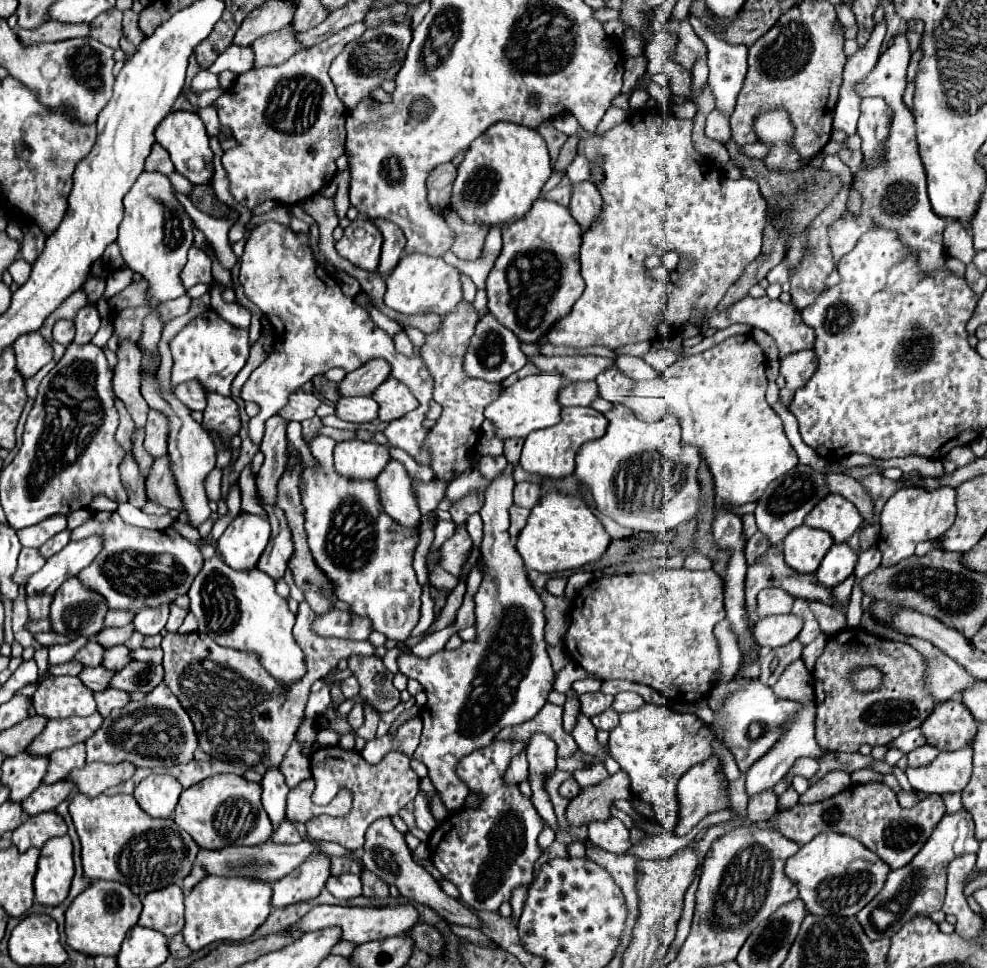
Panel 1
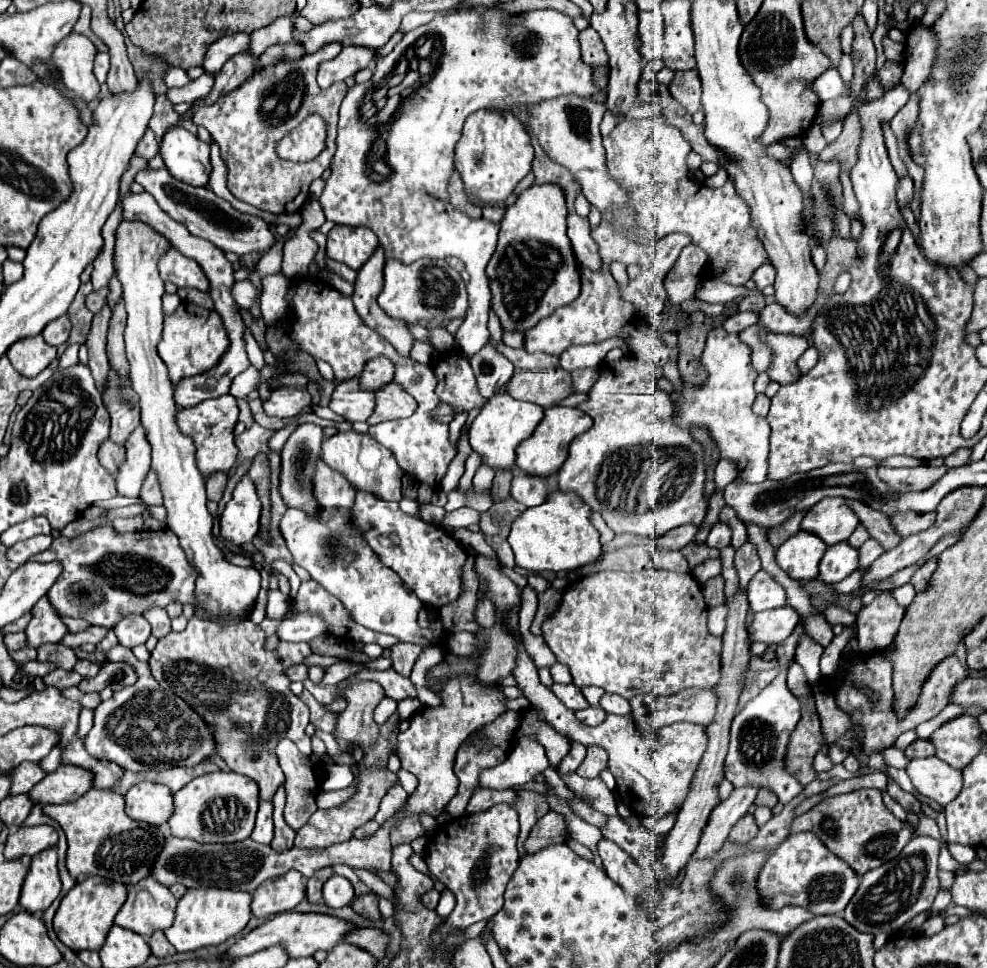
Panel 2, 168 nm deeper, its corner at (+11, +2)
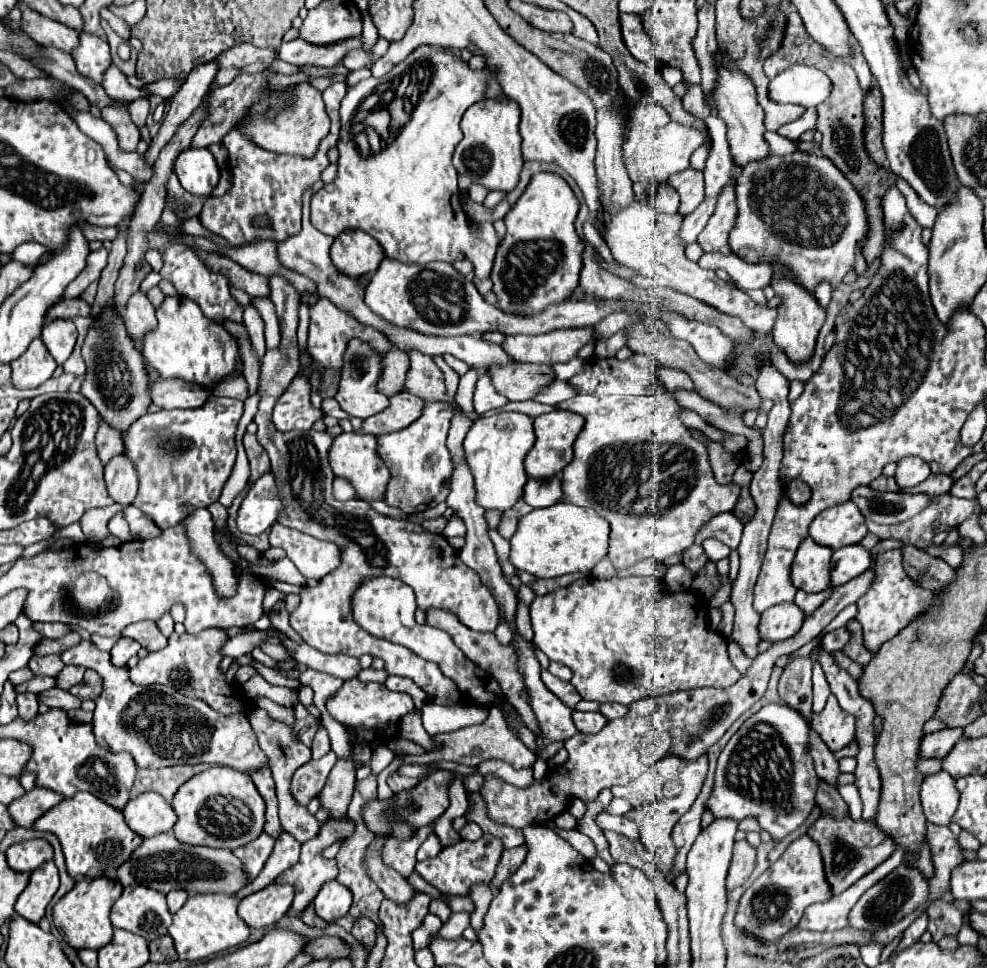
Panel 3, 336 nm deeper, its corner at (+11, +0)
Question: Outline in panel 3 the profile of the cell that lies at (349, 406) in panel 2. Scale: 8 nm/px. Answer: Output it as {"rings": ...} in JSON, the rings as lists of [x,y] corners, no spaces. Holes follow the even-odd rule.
{"rings":[[[354,339],[348,345],[346,355],[344,355],[342,379],[340,379],[340,387],[336,393],[336,401],[340,403],[340,409],[344,409],[350,417],[368,419],[388,407],[388,397],[376,389],[376,381],[380,375],[380,359],[382,359],[382,353],[376,353],[374,349],[370,349],[370,345],[362,341]]]}

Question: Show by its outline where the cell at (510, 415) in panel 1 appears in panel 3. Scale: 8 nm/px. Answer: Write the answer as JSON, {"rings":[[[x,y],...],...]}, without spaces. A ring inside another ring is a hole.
{"rings":[[[500,411],[476,419],[472,431],[468,431],[464,439],[464,453],[476,479],[476,501],[484,509],[506,511],[522,497],[522,487],[528,481],[522,461],[536,439],[532,423],[534,419],[530,415],[516,411]]]}

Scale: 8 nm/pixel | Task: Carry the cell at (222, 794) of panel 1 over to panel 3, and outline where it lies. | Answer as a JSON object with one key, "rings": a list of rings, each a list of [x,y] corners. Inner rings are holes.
{"rings":[[[212,767],[194,775],[174,795],[172,807],[178,815],[174,825],[176,839],[188,845],[236,849],[260,837],[264,829],[264,799],[254,781],[230,767]]]}

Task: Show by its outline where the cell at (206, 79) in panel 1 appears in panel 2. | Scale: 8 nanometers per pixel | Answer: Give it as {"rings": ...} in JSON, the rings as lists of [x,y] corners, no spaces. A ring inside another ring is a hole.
{"rings":[[[166,67],[166,71],[164,71],[164,83],[168,87],[184,87],[186,83],[190,83],[190,79],[188,79],[184,69],[180,69],[180,67]]]}

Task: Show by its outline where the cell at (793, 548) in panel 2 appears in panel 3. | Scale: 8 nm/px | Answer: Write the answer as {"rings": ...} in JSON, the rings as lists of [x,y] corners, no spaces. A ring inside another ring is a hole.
{"rings":[[[806,537],[792,561],[790,579],[796,589],[804,589],[806,593],[818,593],[830,587],[830,557],[832,549],[814,543],[814,539]]]}

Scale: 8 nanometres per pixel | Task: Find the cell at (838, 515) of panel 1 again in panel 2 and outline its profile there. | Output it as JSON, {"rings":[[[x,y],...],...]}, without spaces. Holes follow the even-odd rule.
{"rings":[[[826,497],[808,509],[802,521],[802,529],[818,535],[826,545],[836,545],[848,541],[848,537],[858,527],[856,513],[848,507],[846,499]]]}

